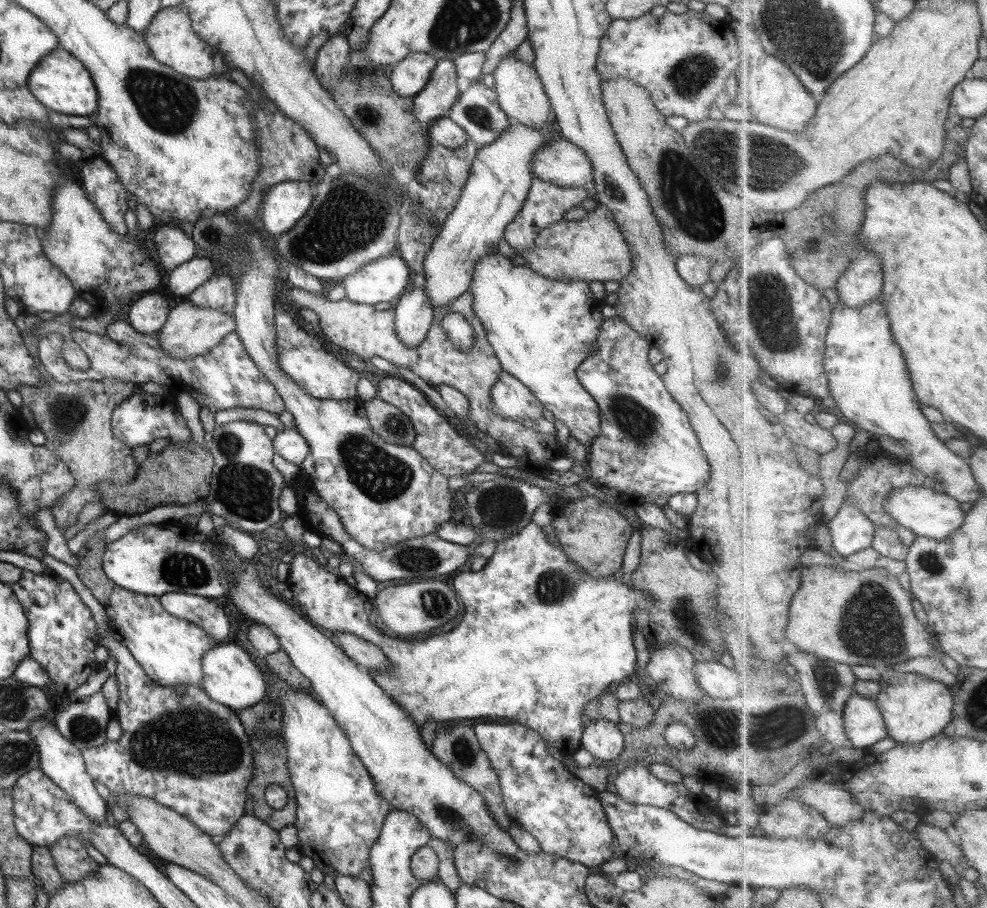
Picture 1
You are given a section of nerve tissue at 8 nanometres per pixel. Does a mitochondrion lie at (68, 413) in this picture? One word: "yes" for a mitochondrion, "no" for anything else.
yes

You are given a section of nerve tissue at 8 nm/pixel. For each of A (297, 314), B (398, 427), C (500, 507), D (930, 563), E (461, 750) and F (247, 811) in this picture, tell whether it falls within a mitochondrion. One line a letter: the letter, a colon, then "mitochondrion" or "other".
A: other
B: mitochondrion
C: mitochondrion
D: mitochondrion
E: mitochondrion
F: other

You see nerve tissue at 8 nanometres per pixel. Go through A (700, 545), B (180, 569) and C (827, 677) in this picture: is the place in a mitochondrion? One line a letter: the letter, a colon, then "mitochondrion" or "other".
A: other
B: mitochondrion
C: mitochondrion

